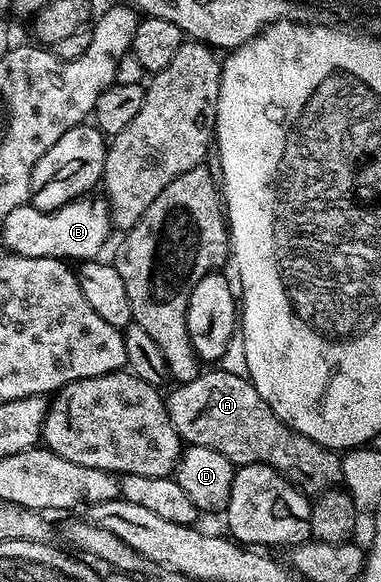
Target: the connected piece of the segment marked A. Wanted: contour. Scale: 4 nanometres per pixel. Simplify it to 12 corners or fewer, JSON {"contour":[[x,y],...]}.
{"contour":[[209,367],[165,410],[185,445],[270,465],[306,495],[342,454],[299,435],[240,372]]}

